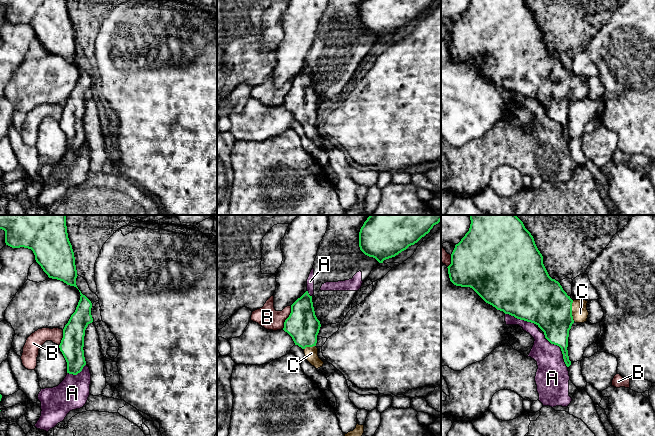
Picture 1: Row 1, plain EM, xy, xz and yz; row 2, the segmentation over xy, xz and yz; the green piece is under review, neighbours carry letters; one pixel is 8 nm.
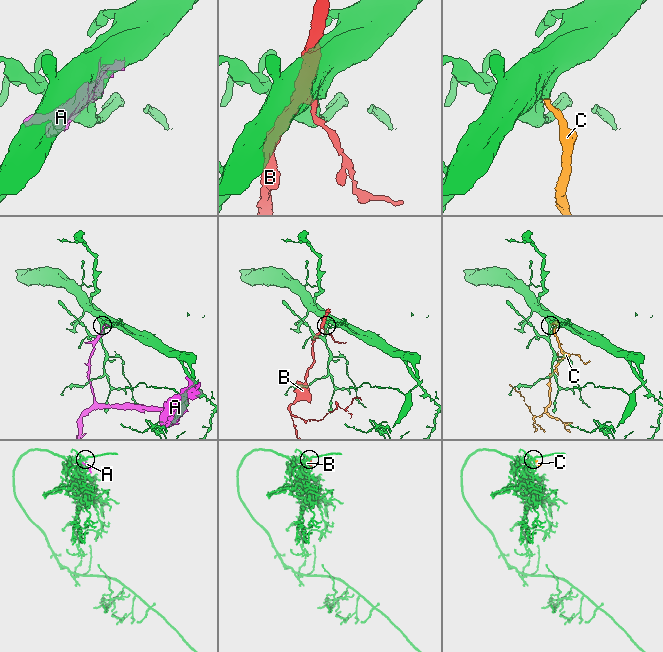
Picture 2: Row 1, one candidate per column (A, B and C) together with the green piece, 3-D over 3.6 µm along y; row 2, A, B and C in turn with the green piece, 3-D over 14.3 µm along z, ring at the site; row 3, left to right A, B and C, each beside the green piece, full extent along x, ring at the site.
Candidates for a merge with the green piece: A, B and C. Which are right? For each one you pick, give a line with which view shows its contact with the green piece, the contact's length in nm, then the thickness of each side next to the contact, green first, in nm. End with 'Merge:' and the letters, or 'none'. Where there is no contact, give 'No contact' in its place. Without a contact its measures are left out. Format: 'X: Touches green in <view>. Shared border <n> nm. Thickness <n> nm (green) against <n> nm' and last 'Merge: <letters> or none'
C: Touches green in yz. Shared border 170 nm. Thickness 380 nm (green) against 130 nm
Merge: C

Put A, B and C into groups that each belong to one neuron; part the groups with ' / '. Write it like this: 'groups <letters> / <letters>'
groups A / B / C

